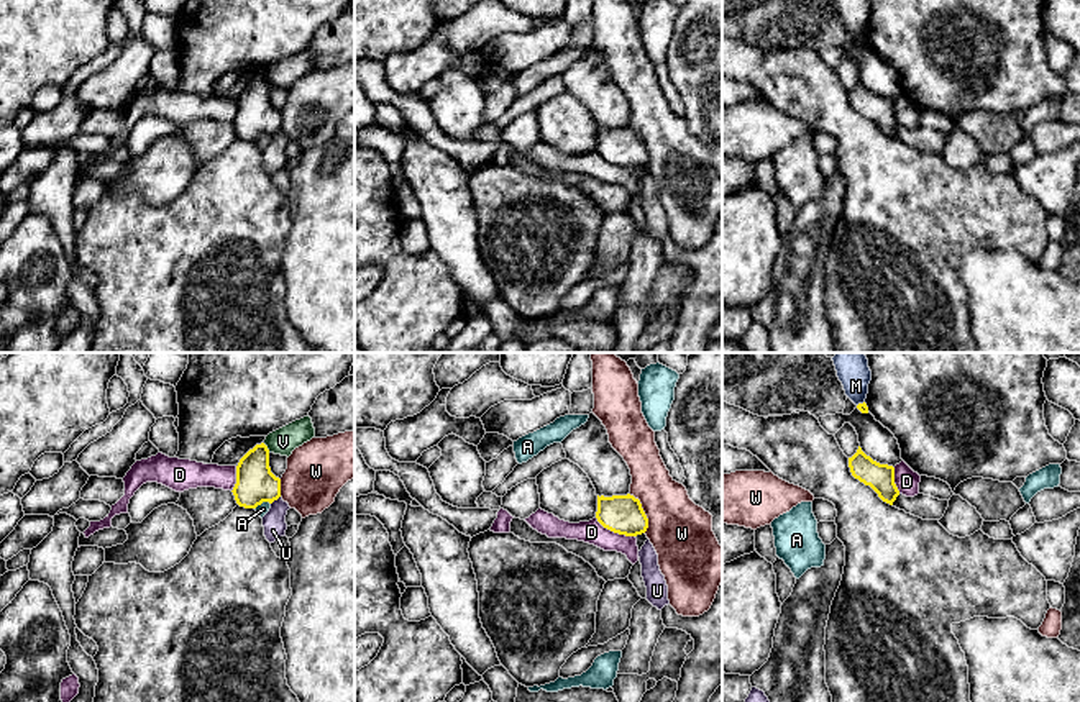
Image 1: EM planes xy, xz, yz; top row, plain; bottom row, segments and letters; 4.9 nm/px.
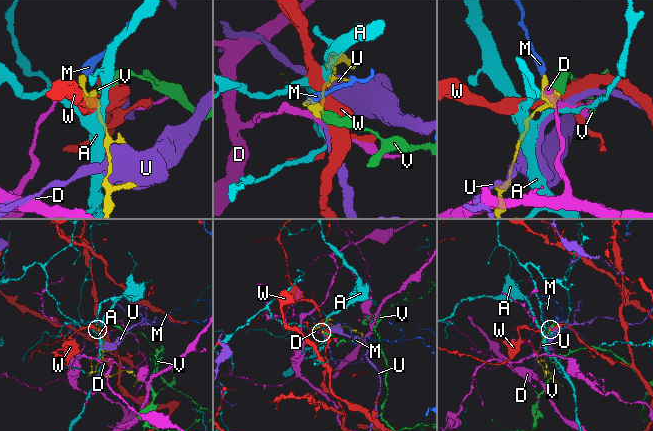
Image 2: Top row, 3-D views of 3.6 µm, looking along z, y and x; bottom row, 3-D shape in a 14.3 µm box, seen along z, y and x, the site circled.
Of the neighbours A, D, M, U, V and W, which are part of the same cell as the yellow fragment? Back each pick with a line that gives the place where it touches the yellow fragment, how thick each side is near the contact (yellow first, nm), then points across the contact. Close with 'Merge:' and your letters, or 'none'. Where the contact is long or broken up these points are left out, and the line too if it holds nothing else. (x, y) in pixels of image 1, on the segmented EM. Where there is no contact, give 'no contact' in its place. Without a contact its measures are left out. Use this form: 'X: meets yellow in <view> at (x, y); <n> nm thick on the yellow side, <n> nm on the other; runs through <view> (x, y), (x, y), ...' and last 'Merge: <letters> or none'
Merge: none

